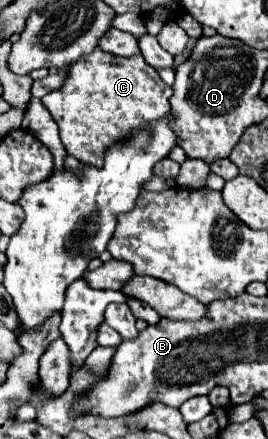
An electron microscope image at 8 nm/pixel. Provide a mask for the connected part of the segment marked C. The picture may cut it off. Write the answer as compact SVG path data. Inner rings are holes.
M95 48L71 66L61 90L43 96L43 104L57 122L61 142L69 156L75 156L81 164L101 168L103 154L117 140L131 136L137 128L149 128L151 120L159 120L169 112L169 98L171 86L159 78L157 70L141 54L119 58Z

